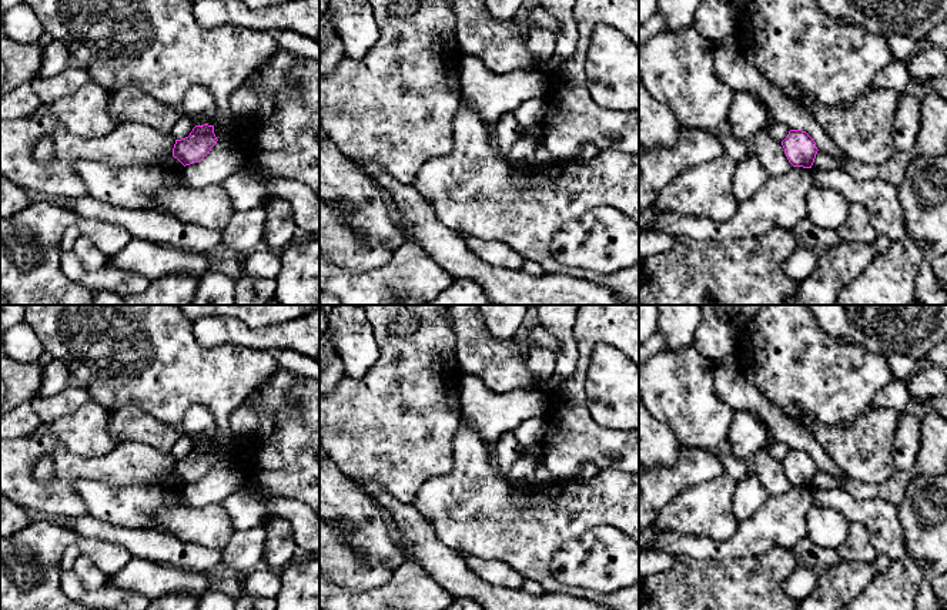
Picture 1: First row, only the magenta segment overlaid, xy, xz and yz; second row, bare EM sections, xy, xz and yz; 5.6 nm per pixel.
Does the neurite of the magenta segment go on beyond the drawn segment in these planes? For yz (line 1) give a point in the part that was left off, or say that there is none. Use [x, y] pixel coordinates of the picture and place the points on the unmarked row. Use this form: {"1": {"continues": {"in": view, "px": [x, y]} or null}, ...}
{"1": {"continues": null}}

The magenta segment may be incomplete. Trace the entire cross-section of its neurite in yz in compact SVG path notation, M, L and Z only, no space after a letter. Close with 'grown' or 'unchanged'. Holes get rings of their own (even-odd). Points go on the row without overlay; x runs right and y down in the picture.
M790 449L782 465L793 486L812 487L819 469L806 450Z; unchanged

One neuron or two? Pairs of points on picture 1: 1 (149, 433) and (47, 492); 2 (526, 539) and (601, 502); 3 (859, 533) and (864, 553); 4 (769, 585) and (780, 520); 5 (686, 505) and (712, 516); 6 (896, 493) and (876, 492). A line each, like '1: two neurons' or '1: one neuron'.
1: two neurons
2: one neuron
3: one neuron
4: two neurons
5: one neuron
6: one neuron

